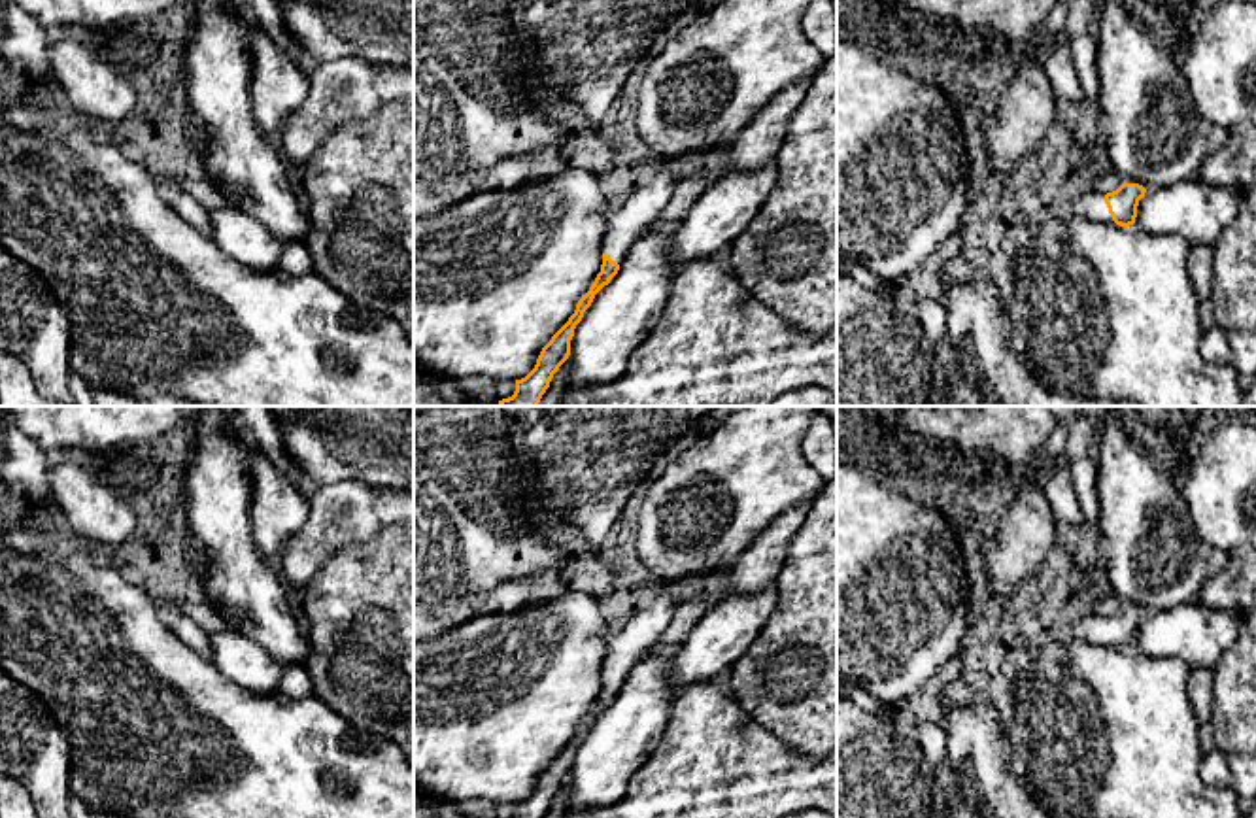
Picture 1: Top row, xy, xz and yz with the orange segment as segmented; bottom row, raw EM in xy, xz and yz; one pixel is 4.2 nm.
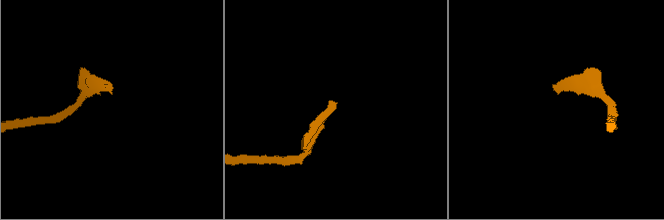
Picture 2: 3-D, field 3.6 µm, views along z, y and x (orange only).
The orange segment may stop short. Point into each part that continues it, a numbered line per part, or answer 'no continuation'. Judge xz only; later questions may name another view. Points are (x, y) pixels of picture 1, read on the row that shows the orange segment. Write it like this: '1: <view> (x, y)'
1: xz (631, 220)

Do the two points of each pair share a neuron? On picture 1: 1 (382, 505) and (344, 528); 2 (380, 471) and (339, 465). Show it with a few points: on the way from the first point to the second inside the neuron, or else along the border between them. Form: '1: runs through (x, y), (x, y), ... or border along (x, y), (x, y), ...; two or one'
1: runs through (373, 509), (361, 511), (354, 518); one
2: runs through (371, 467), (348, 467); one

